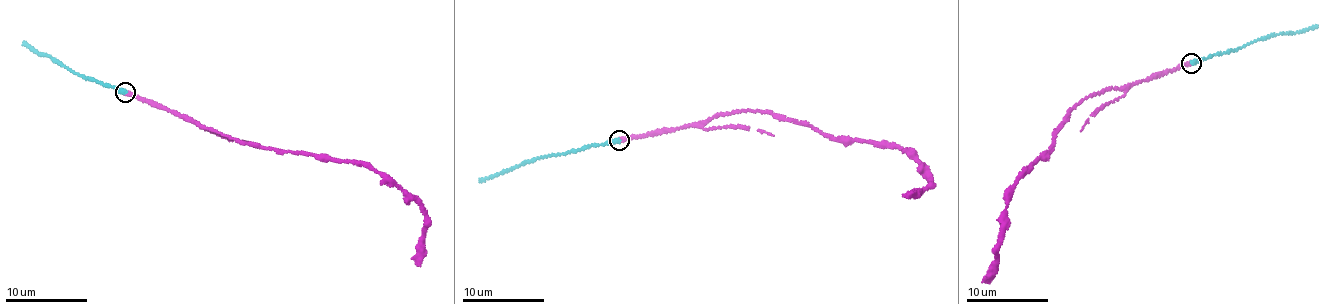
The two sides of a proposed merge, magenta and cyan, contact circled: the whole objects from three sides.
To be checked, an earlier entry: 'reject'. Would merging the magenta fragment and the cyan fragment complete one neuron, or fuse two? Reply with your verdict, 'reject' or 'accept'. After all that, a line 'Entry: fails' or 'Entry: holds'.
accept
Entry: fails

